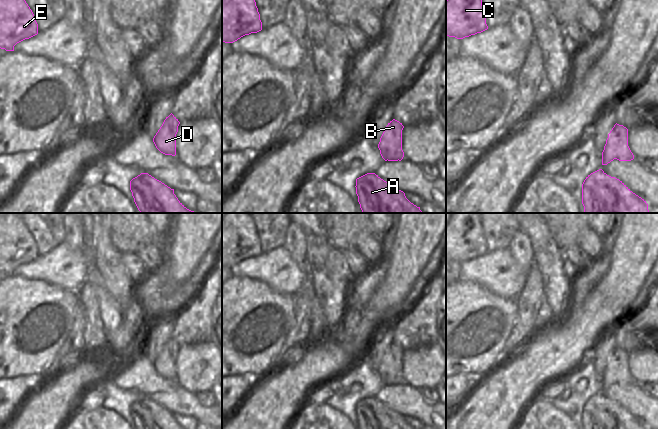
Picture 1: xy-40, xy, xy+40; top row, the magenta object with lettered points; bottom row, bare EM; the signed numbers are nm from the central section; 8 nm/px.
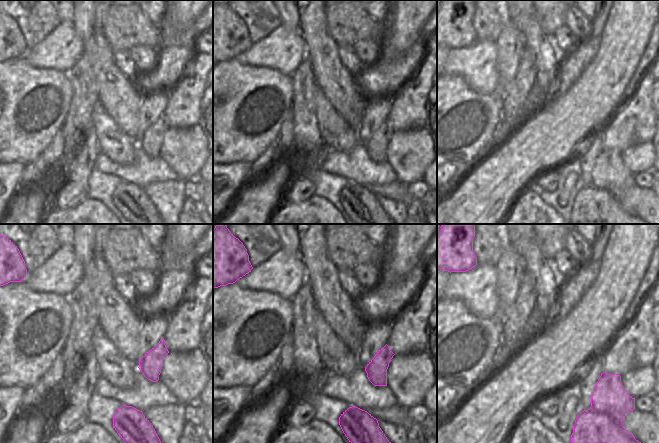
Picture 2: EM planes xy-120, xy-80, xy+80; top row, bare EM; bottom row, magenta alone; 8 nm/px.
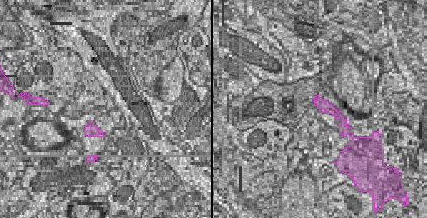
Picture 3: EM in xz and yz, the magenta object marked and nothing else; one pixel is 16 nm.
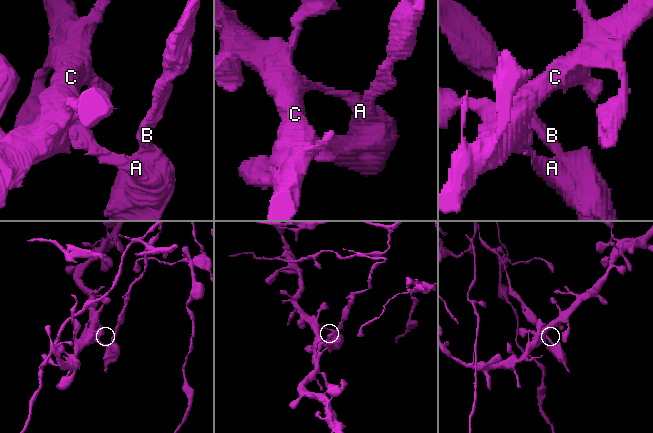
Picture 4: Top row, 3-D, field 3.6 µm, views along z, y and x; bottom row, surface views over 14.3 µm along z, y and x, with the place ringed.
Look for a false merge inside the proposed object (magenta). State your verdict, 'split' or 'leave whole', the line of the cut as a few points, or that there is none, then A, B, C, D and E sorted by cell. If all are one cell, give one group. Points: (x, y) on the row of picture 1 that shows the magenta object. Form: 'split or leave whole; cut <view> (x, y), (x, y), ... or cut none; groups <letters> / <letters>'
split; cut xy+40 (632, 153), (630, 156), (615, 156), (613, 158), (602, 156); groups A C E / B D

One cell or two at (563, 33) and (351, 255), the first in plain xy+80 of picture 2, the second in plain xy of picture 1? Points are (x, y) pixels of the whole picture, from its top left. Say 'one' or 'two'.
one

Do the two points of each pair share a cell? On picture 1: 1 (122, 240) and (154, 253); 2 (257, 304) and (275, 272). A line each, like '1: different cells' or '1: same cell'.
1: different cells
2: different cells

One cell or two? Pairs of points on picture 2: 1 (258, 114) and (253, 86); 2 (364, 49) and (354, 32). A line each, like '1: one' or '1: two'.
1: one
2: two

